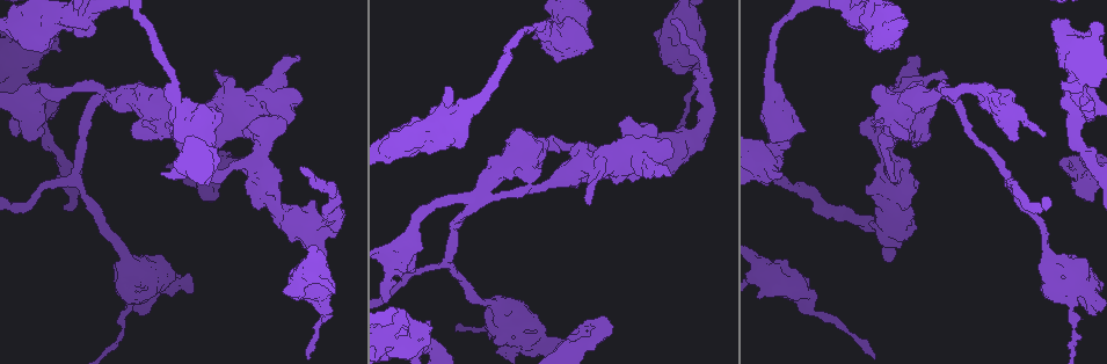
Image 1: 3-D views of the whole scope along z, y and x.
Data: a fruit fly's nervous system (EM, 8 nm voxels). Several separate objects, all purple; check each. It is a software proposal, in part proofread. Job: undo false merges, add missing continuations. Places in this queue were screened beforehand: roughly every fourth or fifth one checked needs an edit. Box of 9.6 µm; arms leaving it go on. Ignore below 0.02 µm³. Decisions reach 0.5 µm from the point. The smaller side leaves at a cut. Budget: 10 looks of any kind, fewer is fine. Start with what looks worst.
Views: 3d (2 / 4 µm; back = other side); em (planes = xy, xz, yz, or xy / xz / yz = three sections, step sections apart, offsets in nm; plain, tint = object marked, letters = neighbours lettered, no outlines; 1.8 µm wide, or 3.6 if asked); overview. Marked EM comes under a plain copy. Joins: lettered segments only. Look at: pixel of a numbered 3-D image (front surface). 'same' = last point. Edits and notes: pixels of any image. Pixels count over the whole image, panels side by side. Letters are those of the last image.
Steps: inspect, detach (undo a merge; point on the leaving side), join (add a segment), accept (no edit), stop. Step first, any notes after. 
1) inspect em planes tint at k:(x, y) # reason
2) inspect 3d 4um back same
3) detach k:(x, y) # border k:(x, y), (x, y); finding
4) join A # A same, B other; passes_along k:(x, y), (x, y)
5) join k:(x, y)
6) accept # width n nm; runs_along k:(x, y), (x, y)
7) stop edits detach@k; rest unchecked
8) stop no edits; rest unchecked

inspect 3d 4um at 1:(580, 336) # sharp bend

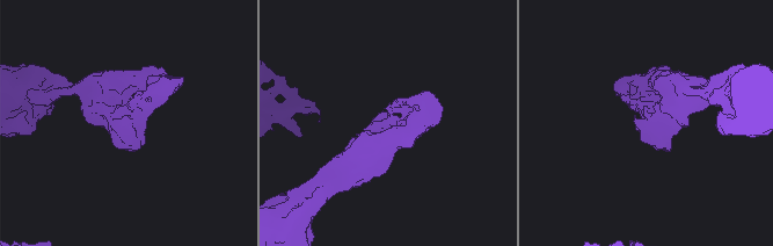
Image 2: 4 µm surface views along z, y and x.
inspect em xz step 8 tint at 2:(652, 117) # need the tissue

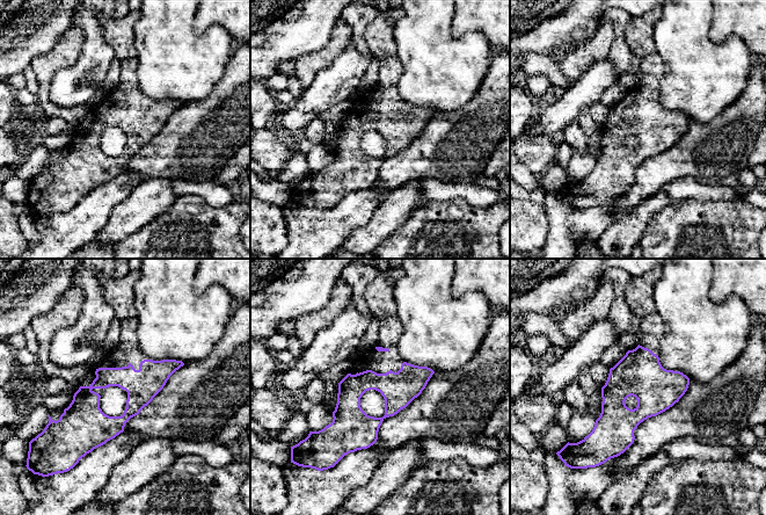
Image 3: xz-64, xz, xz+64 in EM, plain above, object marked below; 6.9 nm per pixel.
inspect em planes letters same # another direction

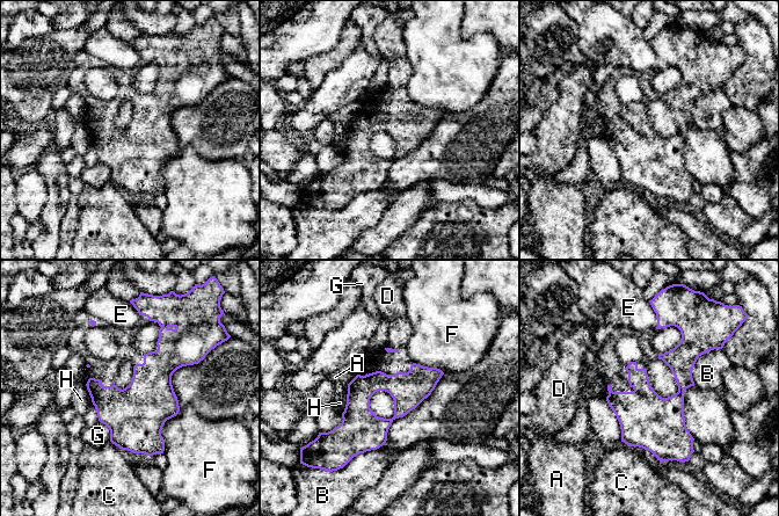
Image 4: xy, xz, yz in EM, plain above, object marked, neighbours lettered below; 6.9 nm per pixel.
accept # width 240 nm; A other, B other, C other, D other, E other, F other, G other, H other; border 4:(180, 409), (162, 427), (162, 452); continuous, no second cell

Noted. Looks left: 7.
inspect em xy step 16 letters at 1:(496, 304)

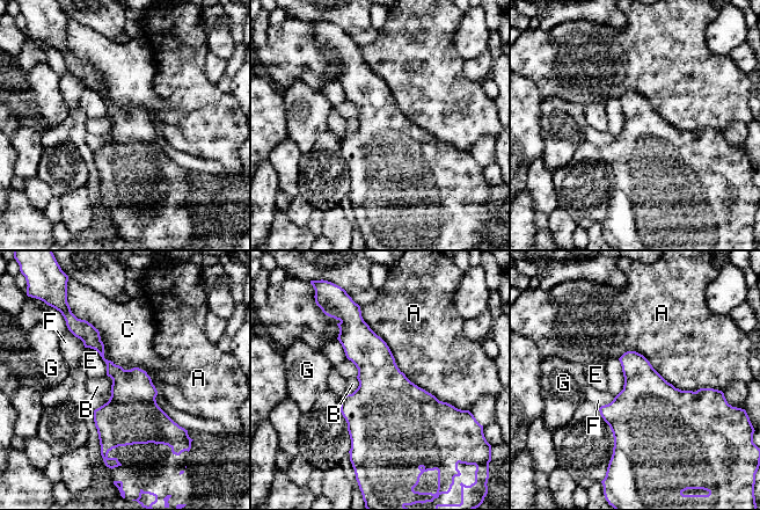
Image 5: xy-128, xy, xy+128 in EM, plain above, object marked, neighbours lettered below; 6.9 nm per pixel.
inspect em planes letters same # cut it another way

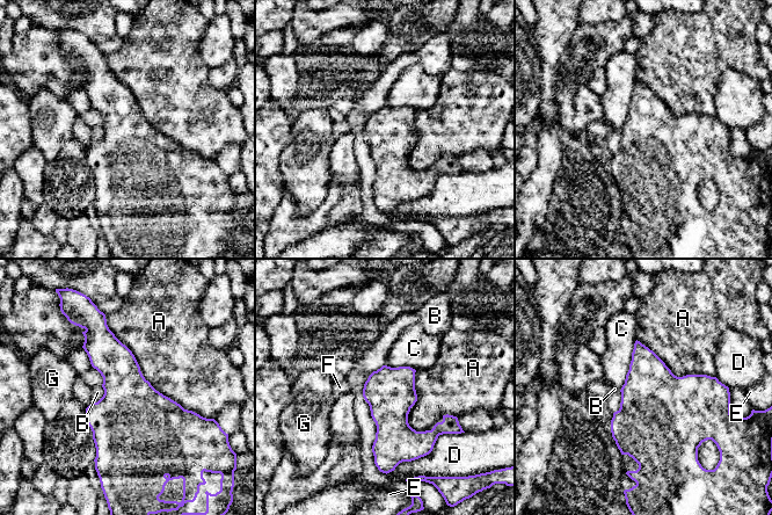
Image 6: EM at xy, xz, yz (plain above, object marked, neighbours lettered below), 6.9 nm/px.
accept # A other, B other, C other, D other, E other, F other, G other; border 6:(102, 386), (103, 394), (93, 403); all the same cell

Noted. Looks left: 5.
inspect 3d 4um at 1:(771, 297) # free end

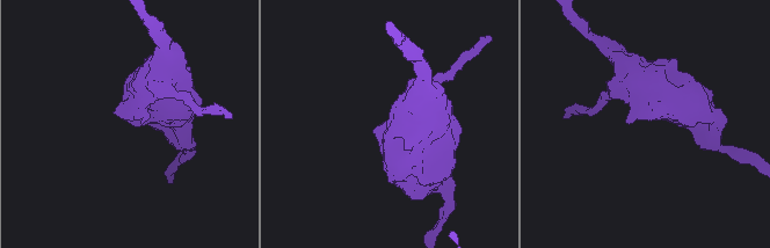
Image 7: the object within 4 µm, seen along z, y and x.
inspect em xy step 4 letters at 7:(654, 118) # need the tissue

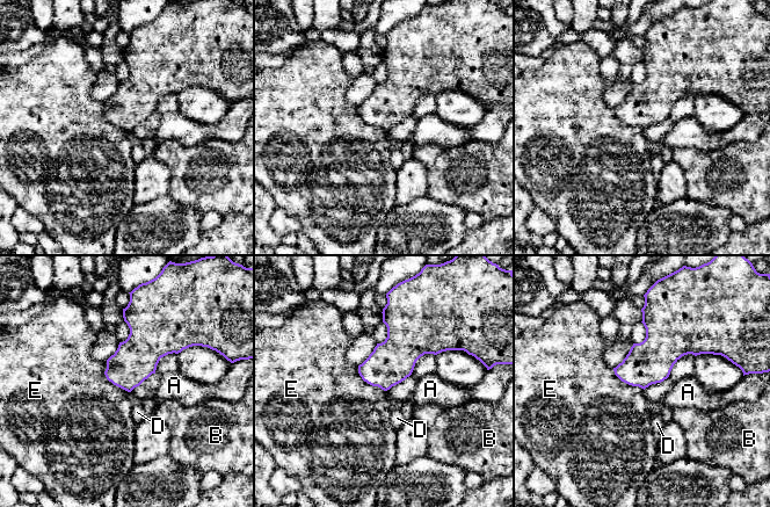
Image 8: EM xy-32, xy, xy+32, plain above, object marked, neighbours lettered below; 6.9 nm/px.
accept # width 280 nm; A other, B other, D other, E other; border 8:(106, 361), (104, 376), (129, 392); none of them fits

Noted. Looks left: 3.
inspect em planes letters at 1:(60, 50) # branch stops here

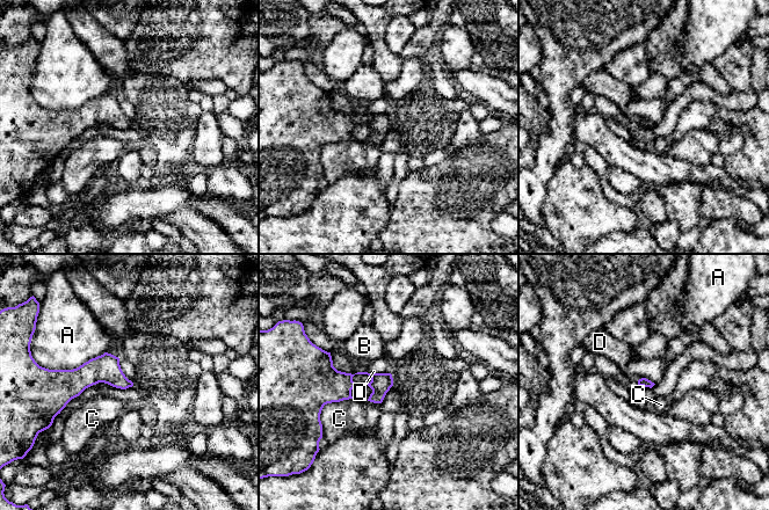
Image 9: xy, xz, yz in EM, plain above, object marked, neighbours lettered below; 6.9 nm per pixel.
accept # longest_contact A 420 nm; A other, B other, C other, D other; no lettered segment goes on from it

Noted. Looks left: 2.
stop no edits; rest unchecked

